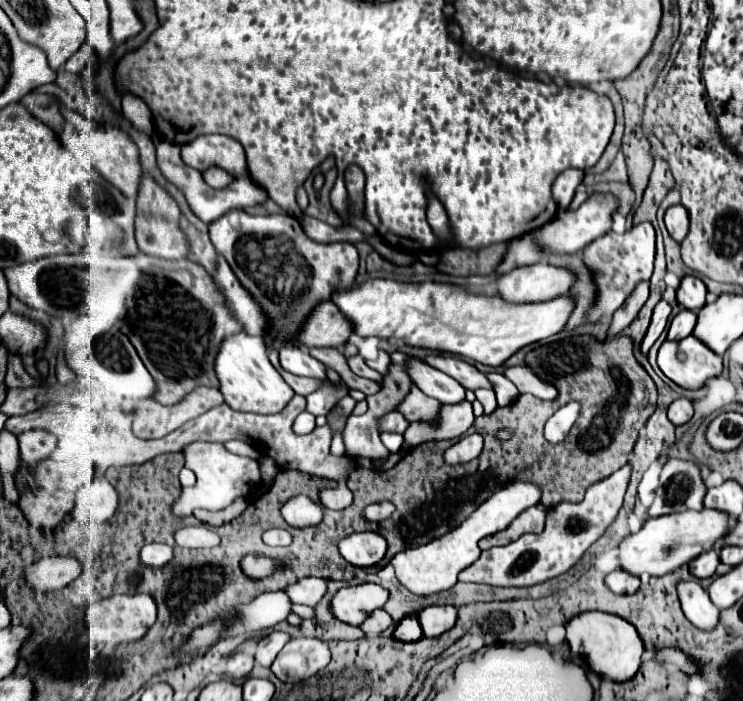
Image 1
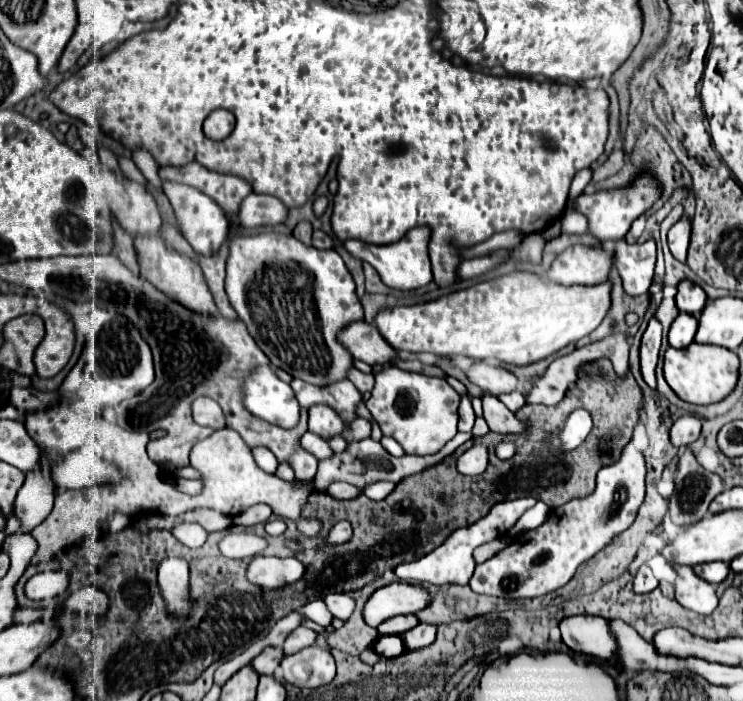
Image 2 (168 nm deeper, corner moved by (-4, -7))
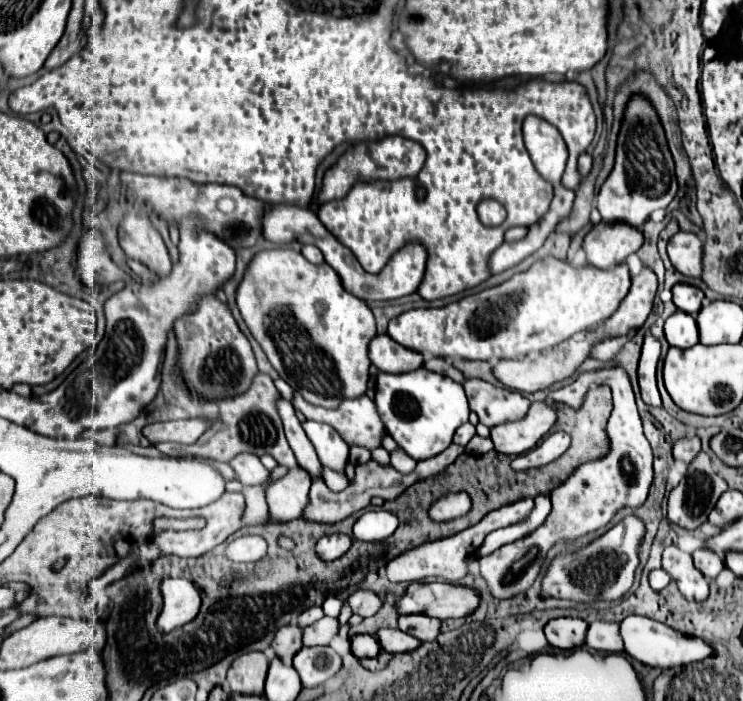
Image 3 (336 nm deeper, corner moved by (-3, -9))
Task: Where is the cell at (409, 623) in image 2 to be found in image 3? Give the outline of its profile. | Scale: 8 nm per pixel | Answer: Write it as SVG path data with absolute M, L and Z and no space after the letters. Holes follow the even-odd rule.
M406 614L406 616L400 616L398 626L402 632L418 638L420 642L430 642L430 640L436 640L436 636L440 634L442 620L430 618L426 614Z

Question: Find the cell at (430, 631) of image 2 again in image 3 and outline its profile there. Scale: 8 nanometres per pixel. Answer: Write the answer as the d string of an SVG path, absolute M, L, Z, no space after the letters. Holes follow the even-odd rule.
M380 628L376 632L376 640L378 640L378 644L380 644L382 650L392 652L392 654L414 650L414 648L420 646L418 640L410 638L408 634L404 634L402 630L396 630L396 628Z

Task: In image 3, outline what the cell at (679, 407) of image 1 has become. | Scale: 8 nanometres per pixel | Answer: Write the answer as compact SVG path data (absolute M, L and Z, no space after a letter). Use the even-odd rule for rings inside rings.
M684 438L684 440L678 440L674 444L674 458L682 460L684 464L690 464L698 452L700 452L700 440L698 438L692 438L692 440Z

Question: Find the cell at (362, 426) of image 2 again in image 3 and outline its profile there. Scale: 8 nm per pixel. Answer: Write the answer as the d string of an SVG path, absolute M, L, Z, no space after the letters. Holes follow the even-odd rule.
M352 446L350 448L350 462L354 464L354 466L358 466L358 464L364 464L364 462L370 462L370 450L366 450L366 448L360 448L360 446Z

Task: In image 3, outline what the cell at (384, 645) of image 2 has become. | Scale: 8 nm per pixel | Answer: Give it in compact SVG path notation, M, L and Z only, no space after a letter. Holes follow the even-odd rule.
M356 634L350 638L350 652L358 658L374 658L380 652L380 646L374 636Z

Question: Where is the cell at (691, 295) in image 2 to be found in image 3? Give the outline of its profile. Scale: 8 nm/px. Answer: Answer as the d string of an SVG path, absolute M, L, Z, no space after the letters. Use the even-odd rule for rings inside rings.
M676 284L672 288L672 294L674 294L674 304L682 312L688 312L692 316L698 314L698 310L702 306L702 300L704 300L704 292L700 288L690 286L690 284Z

